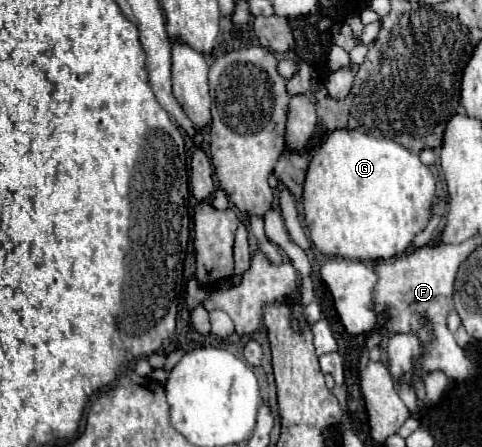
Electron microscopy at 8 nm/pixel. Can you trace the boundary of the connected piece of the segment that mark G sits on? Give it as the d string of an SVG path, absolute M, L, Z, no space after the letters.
M353 129L331 131L319 153L311 159L303 187L303 209L311 241L323 255L357 261L387 261L405 253L415 235L427 227L431 219L435 189L437 181L431 169L421 163L417 153L405 149L403 145Z

